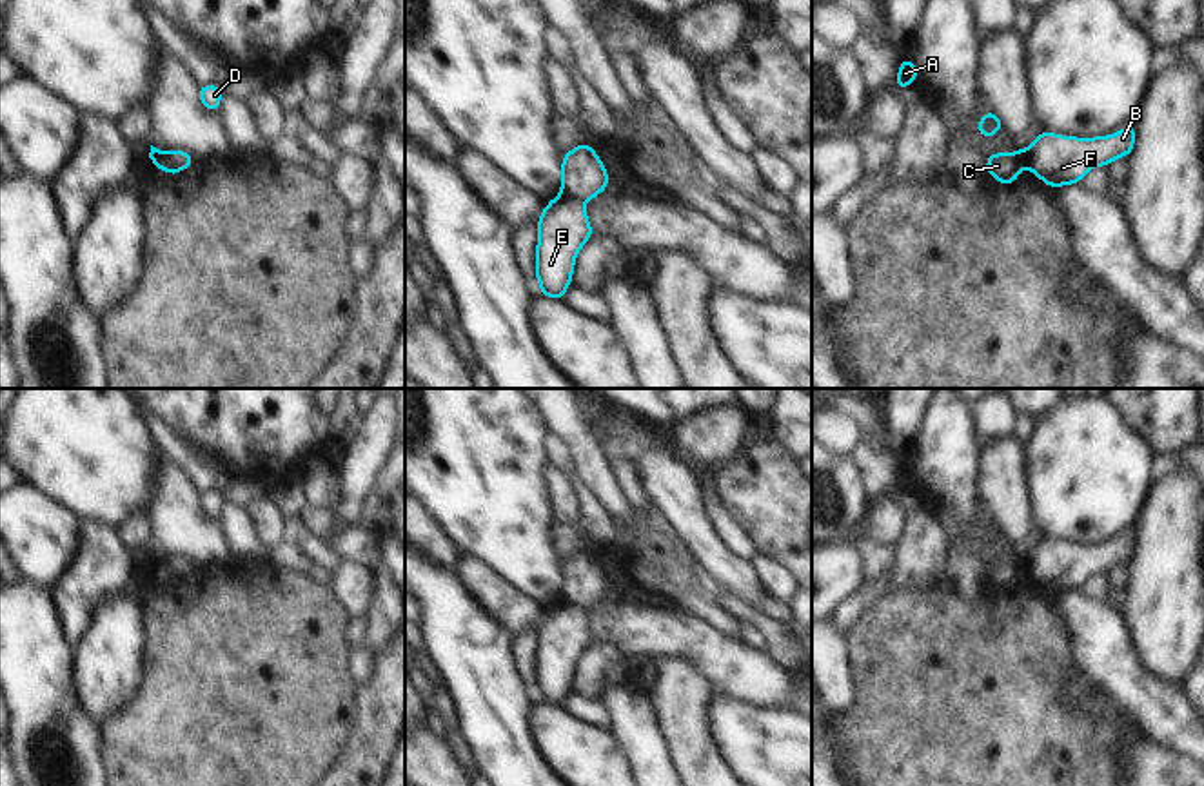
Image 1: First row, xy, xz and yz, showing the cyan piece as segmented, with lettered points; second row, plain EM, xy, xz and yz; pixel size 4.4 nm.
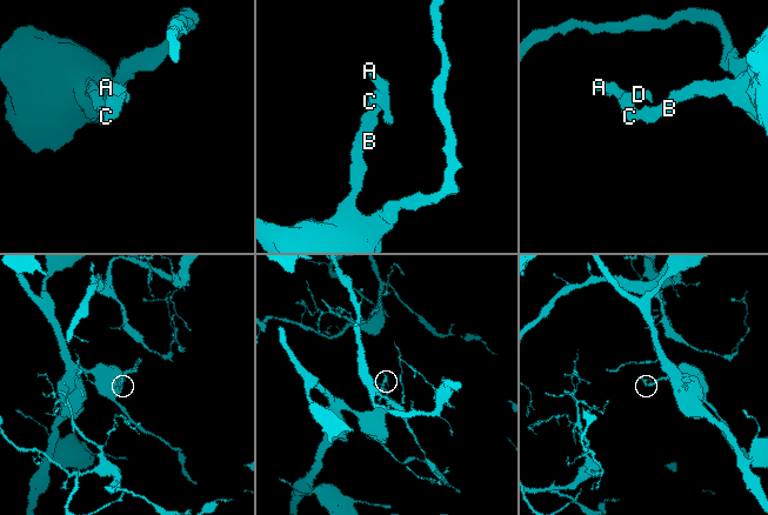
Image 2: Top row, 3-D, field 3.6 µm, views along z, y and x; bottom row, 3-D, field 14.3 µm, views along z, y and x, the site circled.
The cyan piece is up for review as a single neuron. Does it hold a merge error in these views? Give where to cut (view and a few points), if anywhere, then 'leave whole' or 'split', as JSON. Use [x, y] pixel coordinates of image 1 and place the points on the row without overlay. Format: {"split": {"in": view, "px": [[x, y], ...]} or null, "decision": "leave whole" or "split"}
{"split": {"in": "xz", "px": [[560, 601], [582, 609]]}, "decision": "split"}

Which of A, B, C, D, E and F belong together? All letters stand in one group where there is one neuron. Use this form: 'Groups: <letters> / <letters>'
Groups: A C D / B E F.

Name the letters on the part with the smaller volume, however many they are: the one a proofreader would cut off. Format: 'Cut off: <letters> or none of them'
Cut off: A, C, D

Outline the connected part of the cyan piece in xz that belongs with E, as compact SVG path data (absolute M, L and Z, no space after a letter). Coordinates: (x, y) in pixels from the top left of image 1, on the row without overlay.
M548 606L538 624L536 686L541 702L563 708L572 692L577 659L592 644L592 637L581 606Z

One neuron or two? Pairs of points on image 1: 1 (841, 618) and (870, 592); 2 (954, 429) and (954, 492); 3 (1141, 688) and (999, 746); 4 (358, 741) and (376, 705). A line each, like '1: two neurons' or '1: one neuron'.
1: one neuron
2: one neuron
3: two neurons
4: one neuron

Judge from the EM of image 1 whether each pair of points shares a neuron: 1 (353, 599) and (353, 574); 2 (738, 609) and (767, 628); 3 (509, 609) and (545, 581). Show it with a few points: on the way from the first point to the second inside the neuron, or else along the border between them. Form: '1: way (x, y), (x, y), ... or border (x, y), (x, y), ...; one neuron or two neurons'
1: way (353, 594), (353, 579); one neuron
2: way (745, 612), (759, 621); one neuron
3: border (491, 570), (542, 605); two neurons

